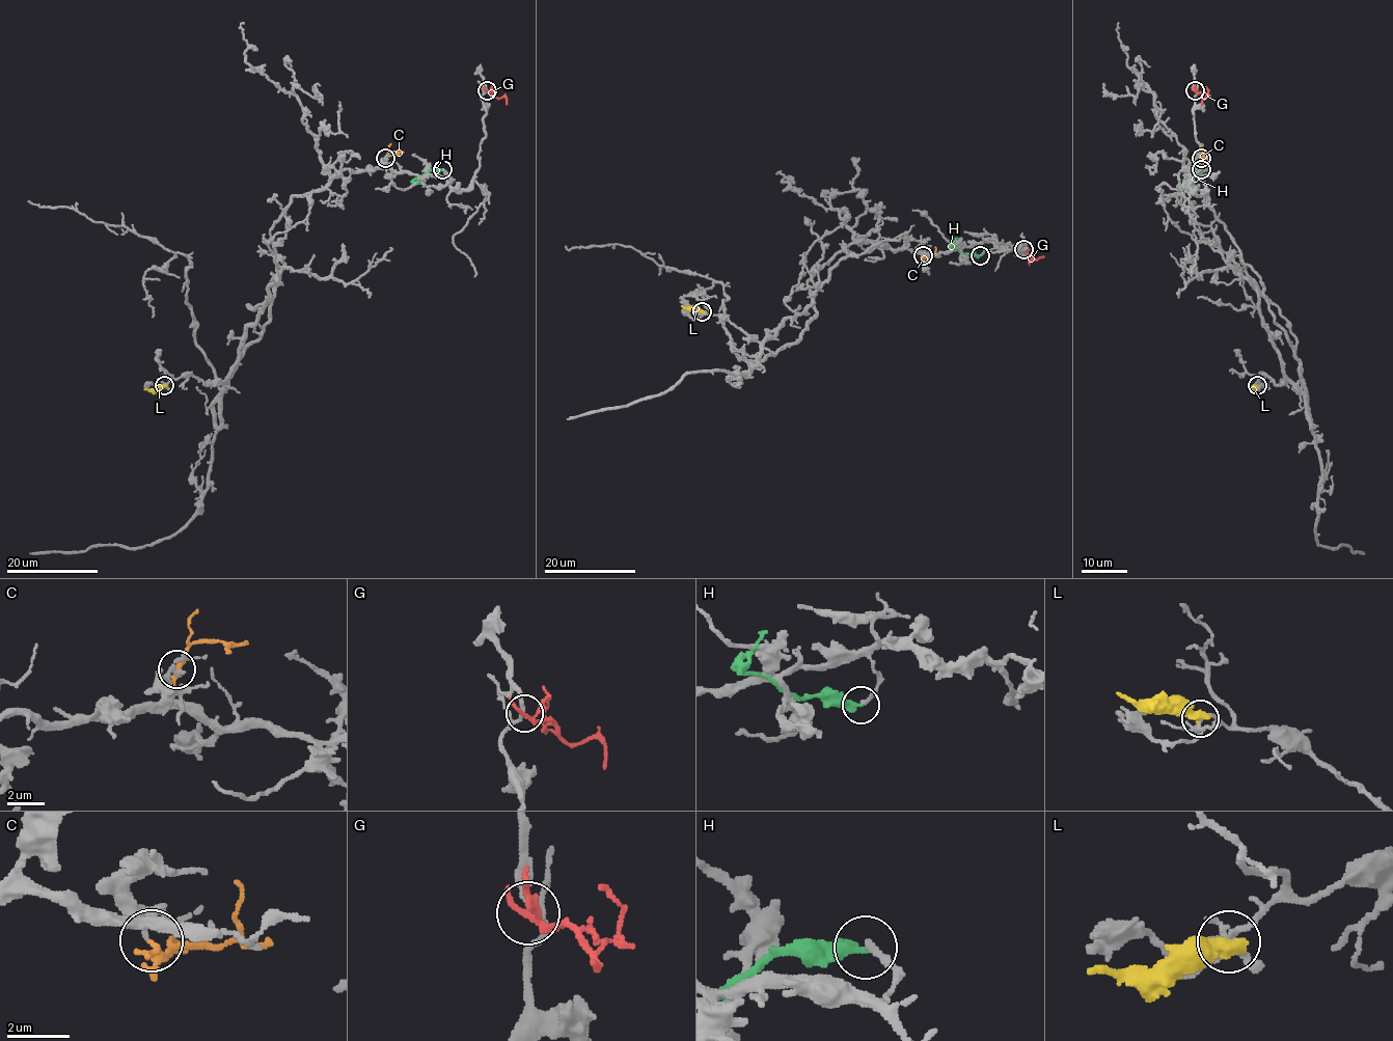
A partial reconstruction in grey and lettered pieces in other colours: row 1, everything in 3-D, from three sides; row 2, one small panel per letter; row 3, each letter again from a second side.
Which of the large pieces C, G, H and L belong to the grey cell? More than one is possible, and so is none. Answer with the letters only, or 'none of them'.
C

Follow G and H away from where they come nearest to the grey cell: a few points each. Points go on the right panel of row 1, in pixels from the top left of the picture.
G: (1194, 90), (1204, 99), (1201, 104)
H: (1201, 170), (1193, 180), (1186, 183), (1183, 179)

